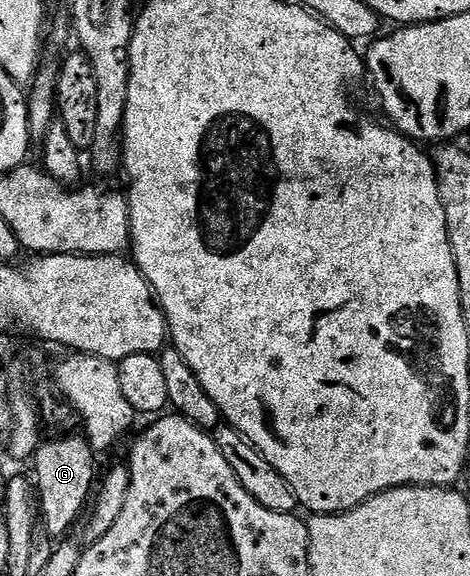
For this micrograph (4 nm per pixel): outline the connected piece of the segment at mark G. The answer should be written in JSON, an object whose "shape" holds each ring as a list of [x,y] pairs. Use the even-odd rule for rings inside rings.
{"shape":[[[73,433],[62,434],[65,435],[62,439],[53,439],[50,443],[42,442],[31,460],[33,471],[37,474],[35,494],[39,500],[39,519],[43,524],[44,534],[54,541],[64,540],[68,536],[65,534],[76,525],[85,502],[87,507],[94,494],[95,480],[98,478],[97,471],[93,468],[95,452],[92,445],[84,434],[69,434]]]}

